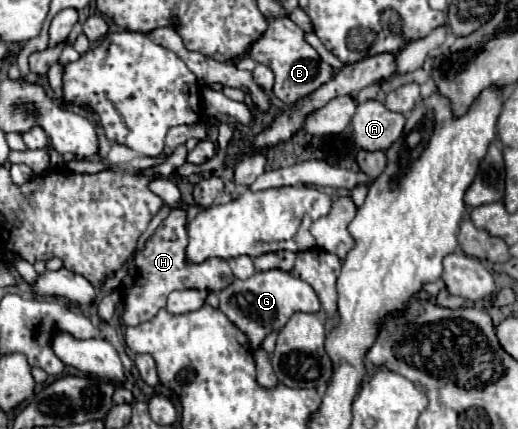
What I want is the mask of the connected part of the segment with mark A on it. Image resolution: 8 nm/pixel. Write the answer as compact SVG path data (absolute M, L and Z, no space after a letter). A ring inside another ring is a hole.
M376 100L358 104L358 110L352 118L354 142L368 152L388 150L390 144L394 144L394 140L398 140L402 134L402 128L404 116L390 112L382 102Z

